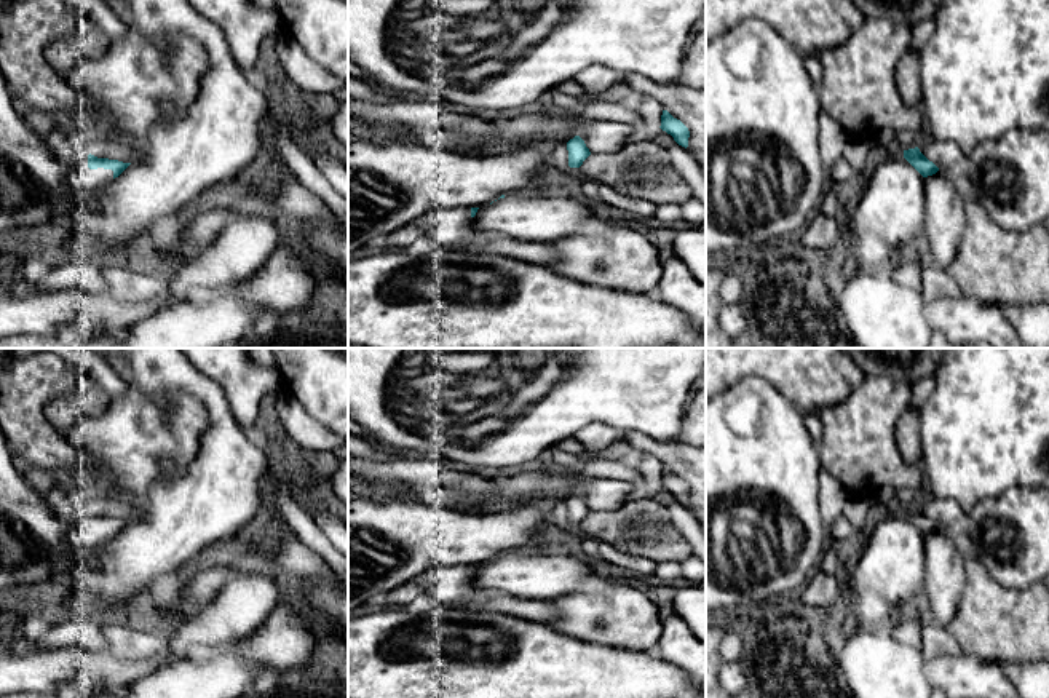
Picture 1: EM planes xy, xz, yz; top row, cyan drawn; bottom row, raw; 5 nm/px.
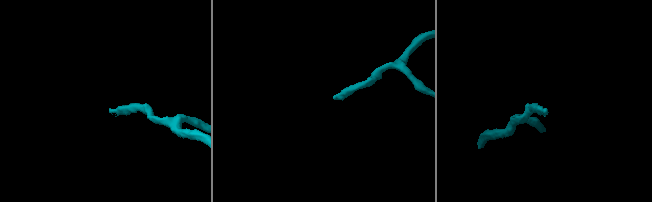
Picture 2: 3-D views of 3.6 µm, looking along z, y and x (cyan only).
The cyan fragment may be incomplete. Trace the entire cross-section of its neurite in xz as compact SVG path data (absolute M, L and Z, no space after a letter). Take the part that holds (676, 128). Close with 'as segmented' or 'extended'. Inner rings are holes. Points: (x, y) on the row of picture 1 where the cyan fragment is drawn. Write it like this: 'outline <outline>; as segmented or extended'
outline M663 110L659 128L671 134L679 145L685 149L688 147L688 128L680 120L674 118L667 110Z; as segmented

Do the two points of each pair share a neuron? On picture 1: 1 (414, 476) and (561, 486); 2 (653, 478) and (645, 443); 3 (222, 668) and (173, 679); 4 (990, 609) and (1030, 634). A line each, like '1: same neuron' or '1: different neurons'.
1: same neuron
2: different neurons
3: same neuron
4: same neuron

